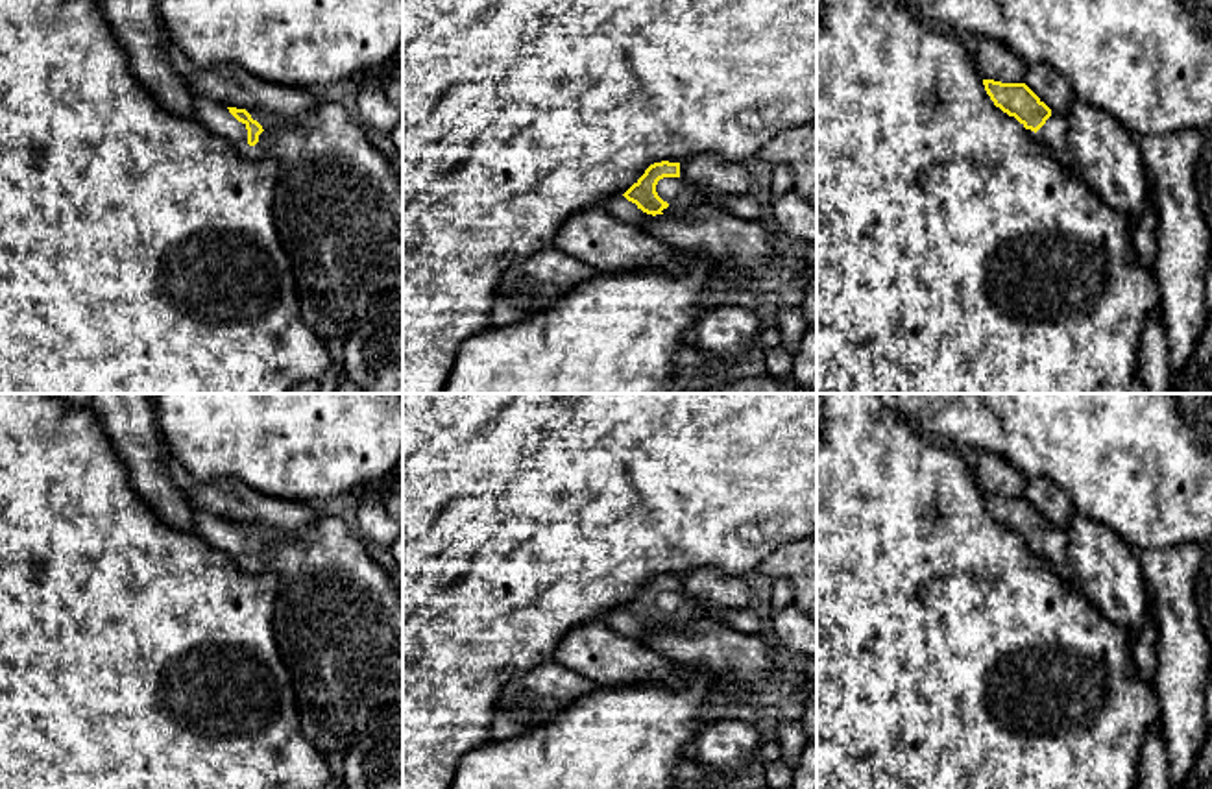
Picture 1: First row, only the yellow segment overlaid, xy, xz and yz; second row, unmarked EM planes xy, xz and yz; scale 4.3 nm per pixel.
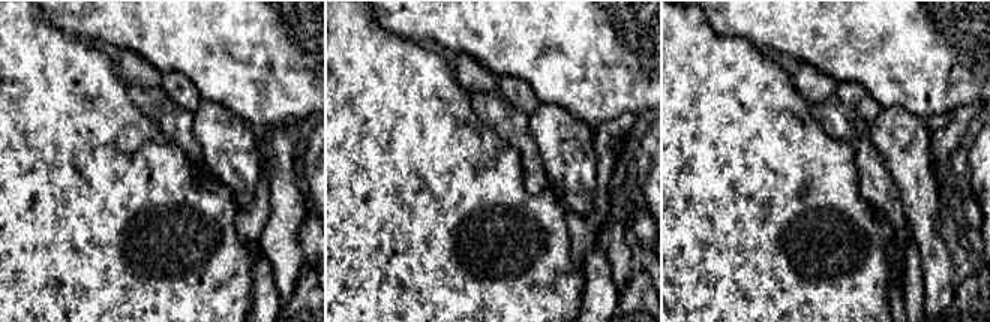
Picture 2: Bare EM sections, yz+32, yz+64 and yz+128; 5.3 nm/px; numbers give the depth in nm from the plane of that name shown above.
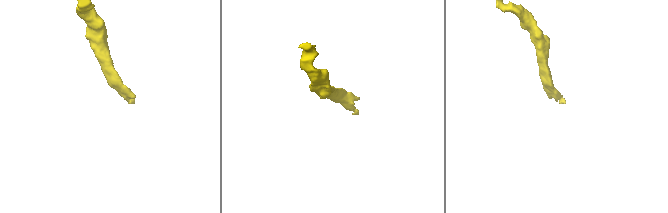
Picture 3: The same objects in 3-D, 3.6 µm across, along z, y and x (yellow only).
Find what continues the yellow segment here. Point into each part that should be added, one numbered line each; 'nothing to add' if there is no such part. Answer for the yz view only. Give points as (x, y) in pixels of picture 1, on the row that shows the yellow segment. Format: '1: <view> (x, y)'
1: yz (1054, 135)

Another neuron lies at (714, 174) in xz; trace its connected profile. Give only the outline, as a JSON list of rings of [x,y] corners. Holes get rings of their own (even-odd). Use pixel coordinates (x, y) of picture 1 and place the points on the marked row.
[[[698,153],[682,161],[680,177],[706,194],[741,196],[759,188],[756,166],[726,161],[717,153]]]

